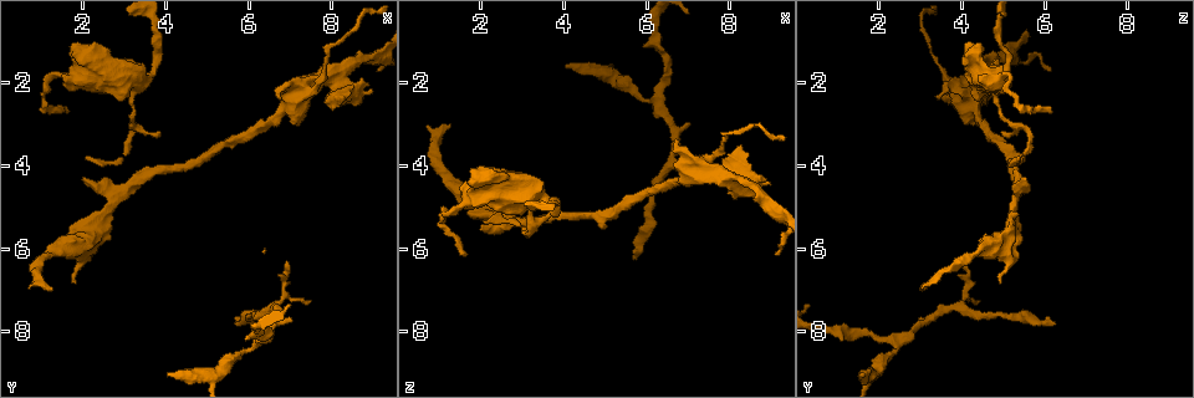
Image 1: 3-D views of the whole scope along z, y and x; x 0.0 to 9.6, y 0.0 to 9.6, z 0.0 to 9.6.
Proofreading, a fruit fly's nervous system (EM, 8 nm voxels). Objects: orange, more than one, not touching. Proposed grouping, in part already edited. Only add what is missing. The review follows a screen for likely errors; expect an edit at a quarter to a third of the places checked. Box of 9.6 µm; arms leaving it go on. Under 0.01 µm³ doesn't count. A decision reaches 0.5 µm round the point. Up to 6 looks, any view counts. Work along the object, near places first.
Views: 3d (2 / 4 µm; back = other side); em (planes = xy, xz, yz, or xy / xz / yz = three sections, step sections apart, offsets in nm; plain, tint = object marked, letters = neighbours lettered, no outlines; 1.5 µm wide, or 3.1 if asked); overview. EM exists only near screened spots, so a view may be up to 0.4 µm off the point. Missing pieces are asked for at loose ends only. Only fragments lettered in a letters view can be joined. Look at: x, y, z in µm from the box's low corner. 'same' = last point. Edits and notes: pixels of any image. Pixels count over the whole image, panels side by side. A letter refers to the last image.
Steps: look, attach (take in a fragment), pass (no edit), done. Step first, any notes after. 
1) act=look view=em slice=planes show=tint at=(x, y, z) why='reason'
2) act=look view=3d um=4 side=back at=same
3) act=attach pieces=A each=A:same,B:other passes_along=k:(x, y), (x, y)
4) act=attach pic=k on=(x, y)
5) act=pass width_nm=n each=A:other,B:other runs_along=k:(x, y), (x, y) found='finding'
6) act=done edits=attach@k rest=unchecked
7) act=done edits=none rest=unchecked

act=look view=3d um=2 at=(1.60, 2.75, 6.20) why='thin end'

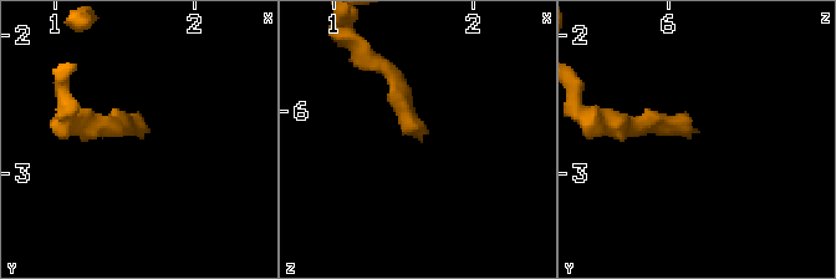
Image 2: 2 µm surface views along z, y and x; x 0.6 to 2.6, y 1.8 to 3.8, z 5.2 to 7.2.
act=look view=em slice=xy step=8 show=tint at=(1.62, 2.72, 6.18)

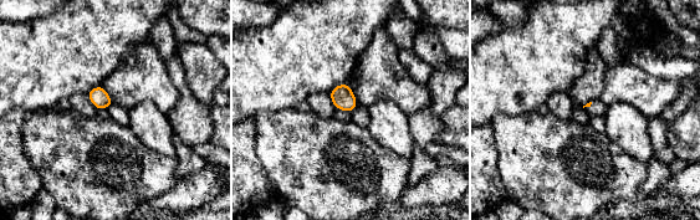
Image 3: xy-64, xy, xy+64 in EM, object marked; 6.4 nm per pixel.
act=look view=em slice=xz step=4 show=letters at=same why='another direction'

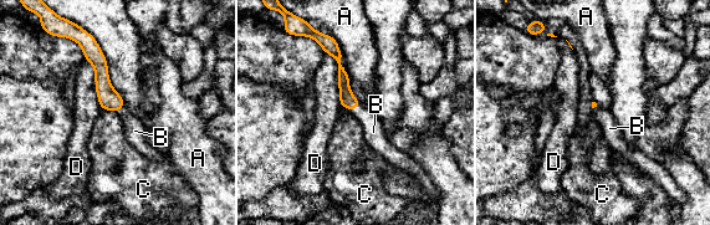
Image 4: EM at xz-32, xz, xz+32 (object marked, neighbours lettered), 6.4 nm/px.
act=attach pieces=B each=A:other,B:same,C:other,D:other passes_along=4:(347, 98), (354, 108), (373, 132) found='it goes on there'

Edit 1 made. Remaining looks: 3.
act=look view=em slice=planes show=letters at=(7.15, 3.05, 4.30) why='free end'

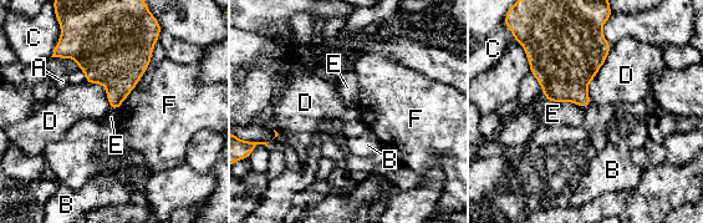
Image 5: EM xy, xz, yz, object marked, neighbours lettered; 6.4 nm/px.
act=pass each=A:other,B:other,C:other,D:other,E:other,F:other border=5:(612, 46), (589, 84), (590, 104) found='no lettered fragment goes on from it'

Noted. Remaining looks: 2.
act=look view=em slice=yz step=4 show=letters at=(1.70, 6.85, 4.90) why='branch stops here'

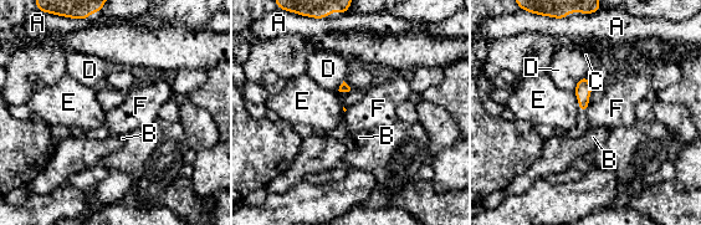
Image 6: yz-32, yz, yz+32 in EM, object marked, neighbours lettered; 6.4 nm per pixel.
act=pass each=A:other,B:other,C:other,D:other,E:other,F:other found='no lettered fragment goes on from it'

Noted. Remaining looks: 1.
act=done edits=attach@4 rest=unchecked

